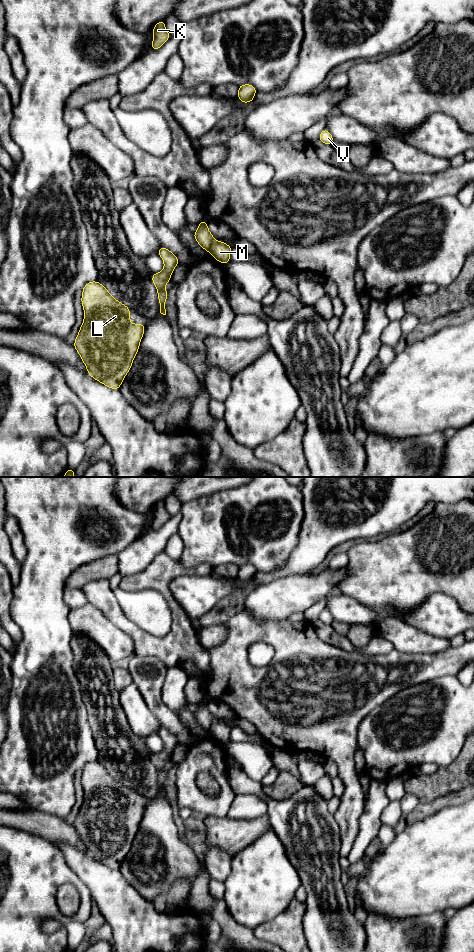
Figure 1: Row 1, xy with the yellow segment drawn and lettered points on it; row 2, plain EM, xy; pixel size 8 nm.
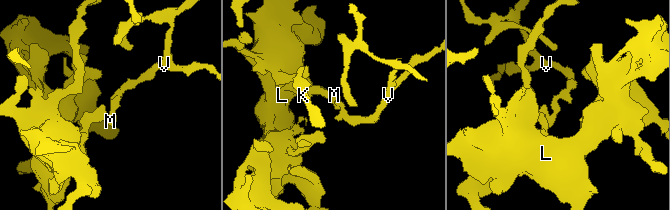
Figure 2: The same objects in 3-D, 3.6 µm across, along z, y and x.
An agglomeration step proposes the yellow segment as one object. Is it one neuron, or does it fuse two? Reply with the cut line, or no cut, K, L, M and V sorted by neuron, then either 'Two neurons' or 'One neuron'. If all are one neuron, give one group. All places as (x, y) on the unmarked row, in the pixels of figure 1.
Split along xy (215, 720), (208, 731). Groups: K L / M V. Two neurons

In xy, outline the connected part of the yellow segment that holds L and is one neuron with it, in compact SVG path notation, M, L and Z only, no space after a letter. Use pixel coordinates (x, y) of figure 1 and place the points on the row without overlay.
M98 761L88 762L82 770L84 800L73 826L92 858L111 869L119 870L139 830L146 804L132 804L130 788L112 777Z

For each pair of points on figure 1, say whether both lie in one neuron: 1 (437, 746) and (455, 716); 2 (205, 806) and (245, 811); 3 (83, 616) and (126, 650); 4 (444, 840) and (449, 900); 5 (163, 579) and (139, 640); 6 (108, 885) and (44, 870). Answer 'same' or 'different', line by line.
1: same
2: different
3: same
4: same
5: same
6: different

